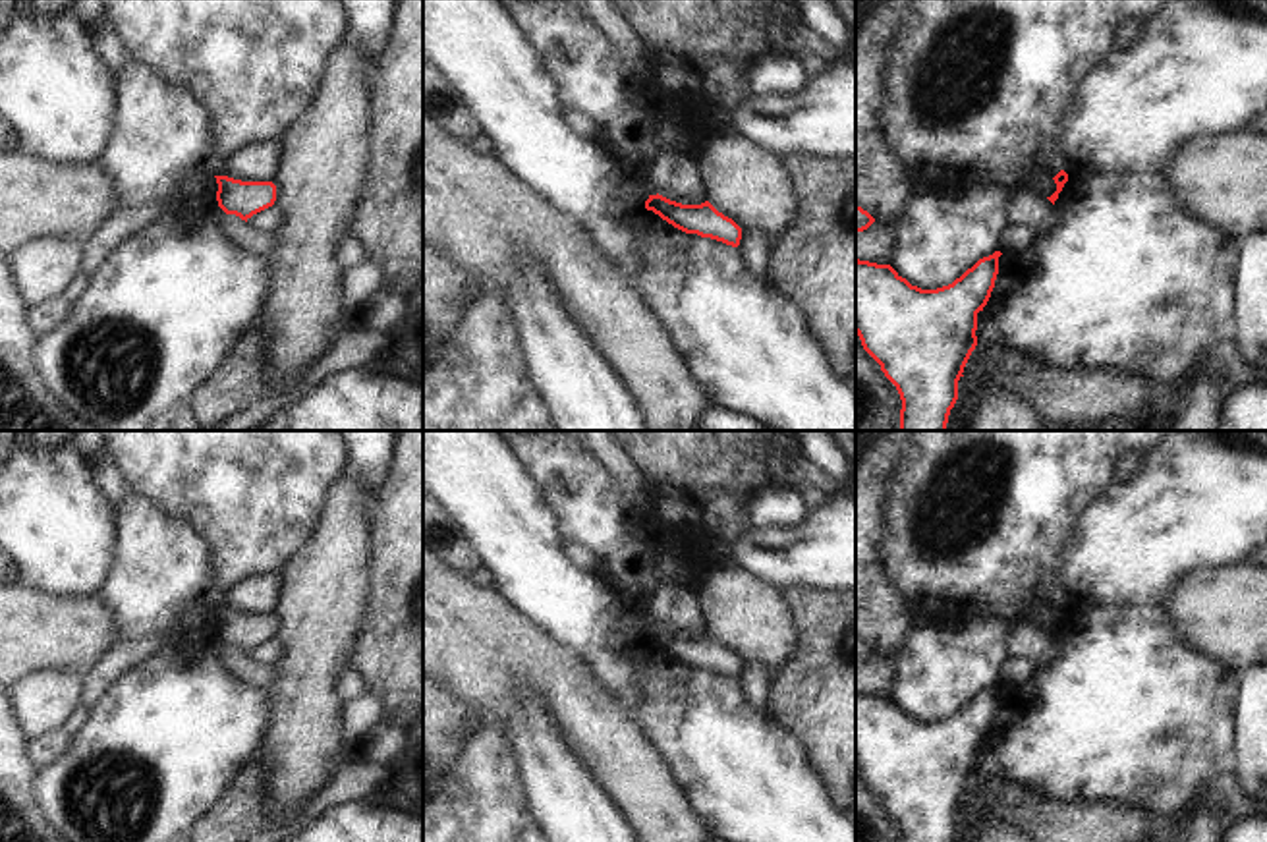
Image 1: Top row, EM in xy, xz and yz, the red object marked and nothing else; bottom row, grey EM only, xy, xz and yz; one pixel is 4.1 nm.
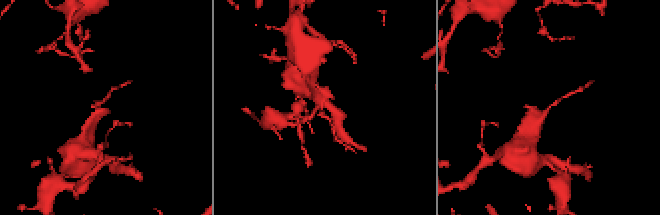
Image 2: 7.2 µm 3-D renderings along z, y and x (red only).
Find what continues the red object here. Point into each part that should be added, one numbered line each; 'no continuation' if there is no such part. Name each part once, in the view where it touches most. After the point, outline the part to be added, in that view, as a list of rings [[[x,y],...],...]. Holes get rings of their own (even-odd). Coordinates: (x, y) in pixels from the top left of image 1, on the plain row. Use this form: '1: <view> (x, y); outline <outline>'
no continuation

